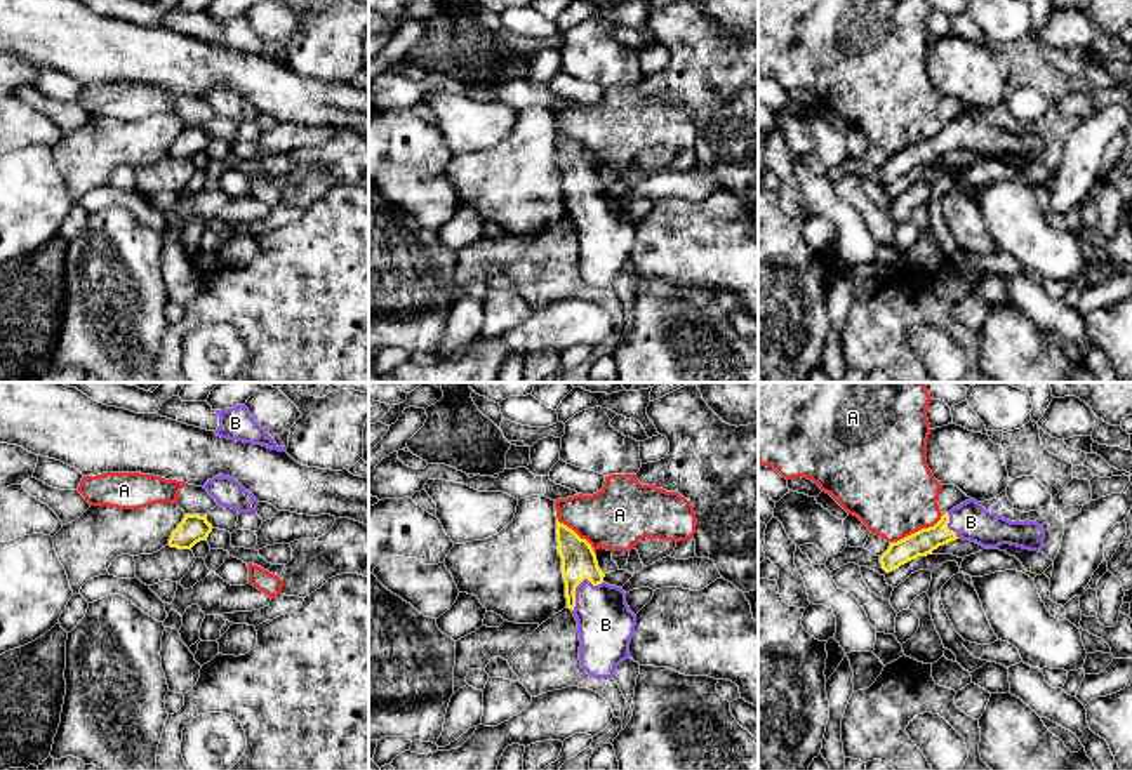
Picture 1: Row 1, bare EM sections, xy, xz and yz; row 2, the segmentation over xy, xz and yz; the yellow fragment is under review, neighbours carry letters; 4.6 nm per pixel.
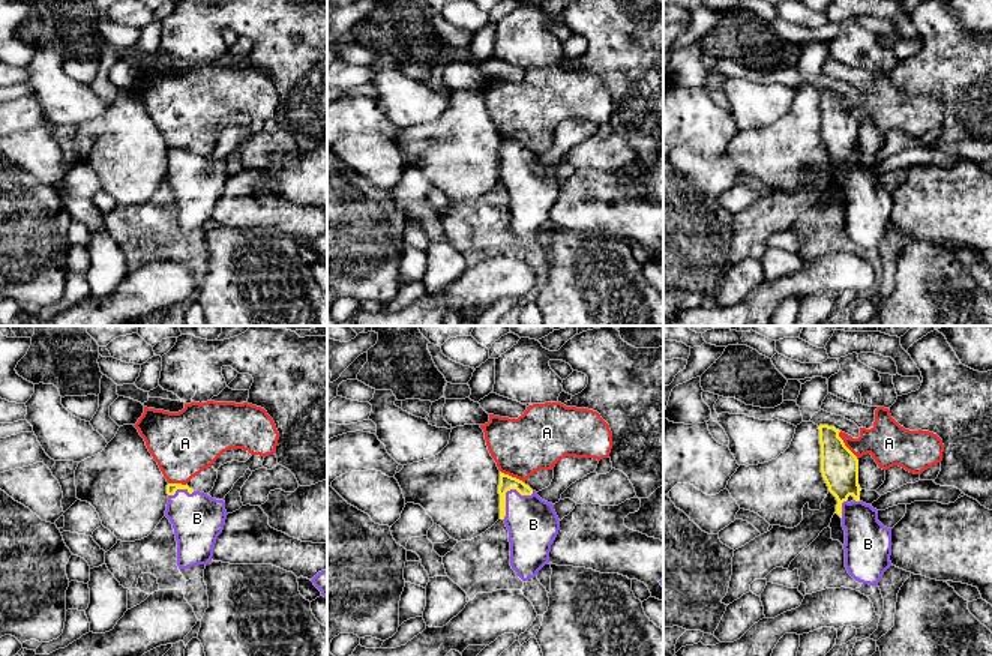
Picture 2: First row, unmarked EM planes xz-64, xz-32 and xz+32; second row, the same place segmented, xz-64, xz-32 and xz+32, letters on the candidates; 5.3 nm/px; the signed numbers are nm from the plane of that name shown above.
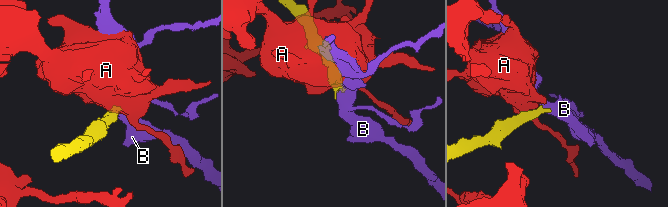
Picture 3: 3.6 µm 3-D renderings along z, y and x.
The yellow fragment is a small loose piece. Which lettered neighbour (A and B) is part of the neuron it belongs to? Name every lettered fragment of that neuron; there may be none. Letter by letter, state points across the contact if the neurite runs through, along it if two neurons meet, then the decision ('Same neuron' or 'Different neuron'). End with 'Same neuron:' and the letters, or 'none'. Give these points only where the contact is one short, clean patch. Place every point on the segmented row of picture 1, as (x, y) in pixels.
A: Different neuron
B: Path across: xz (579, 562), (578, 584), (600, 609), (605, 624). Same neuron
Same neuron: B

